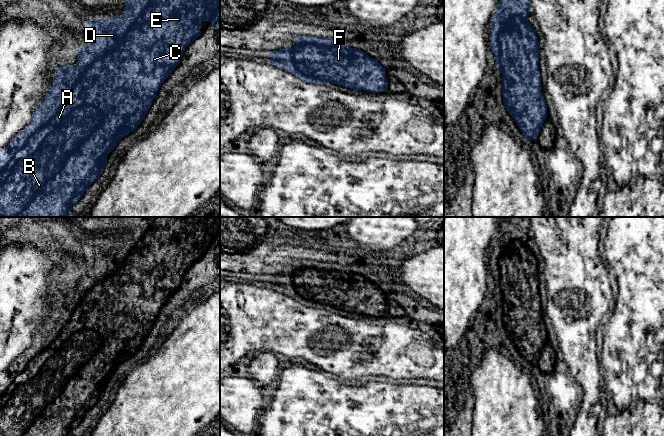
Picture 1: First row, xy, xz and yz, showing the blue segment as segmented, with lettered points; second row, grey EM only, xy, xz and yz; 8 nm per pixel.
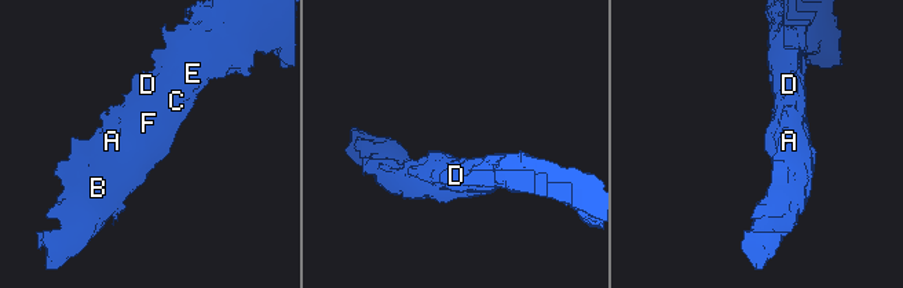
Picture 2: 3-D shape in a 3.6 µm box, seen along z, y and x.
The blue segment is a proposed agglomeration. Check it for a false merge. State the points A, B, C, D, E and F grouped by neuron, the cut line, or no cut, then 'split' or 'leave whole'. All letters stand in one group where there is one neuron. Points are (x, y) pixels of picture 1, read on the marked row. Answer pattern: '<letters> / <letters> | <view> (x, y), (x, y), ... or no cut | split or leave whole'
A B C D E F | no cut | leave whole

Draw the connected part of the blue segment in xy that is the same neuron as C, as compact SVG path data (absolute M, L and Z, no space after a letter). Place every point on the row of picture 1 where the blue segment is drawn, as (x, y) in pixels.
M125 0L125 5L126 9L119 17L88 22L88 44L76 50L76 64L55 68L55 81L48 88L46 99L35 110L29 125L0 150L0 217L76 217L71 214L70 207L82 198L93 182L99 179L106 168L107 156L115 149L117 143L135 131L144 119L157 97L156 93L161 84L180 64L185 48L201 35L202 22L209 21L214 26L220 24L220 0Z

